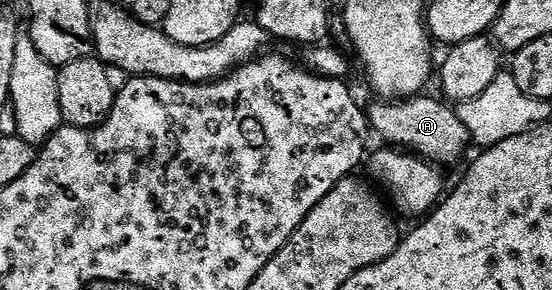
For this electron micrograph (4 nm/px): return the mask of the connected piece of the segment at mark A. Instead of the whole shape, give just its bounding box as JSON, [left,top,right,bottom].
[368,94,471,165]

